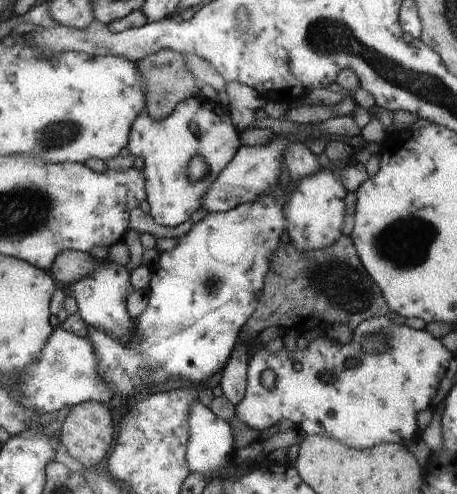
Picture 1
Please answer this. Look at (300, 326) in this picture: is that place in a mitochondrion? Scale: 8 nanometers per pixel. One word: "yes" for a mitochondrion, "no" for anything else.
no

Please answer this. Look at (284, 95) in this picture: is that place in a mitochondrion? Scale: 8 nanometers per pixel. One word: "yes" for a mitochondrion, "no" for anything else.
no

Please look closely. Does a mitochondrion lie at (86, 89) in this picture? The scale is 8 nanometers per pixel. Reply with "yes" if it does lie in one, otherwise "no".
no

